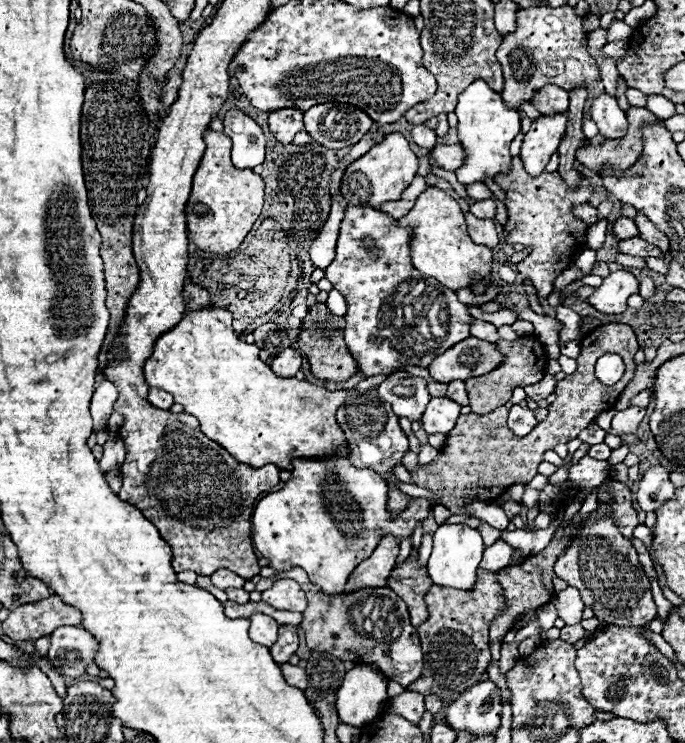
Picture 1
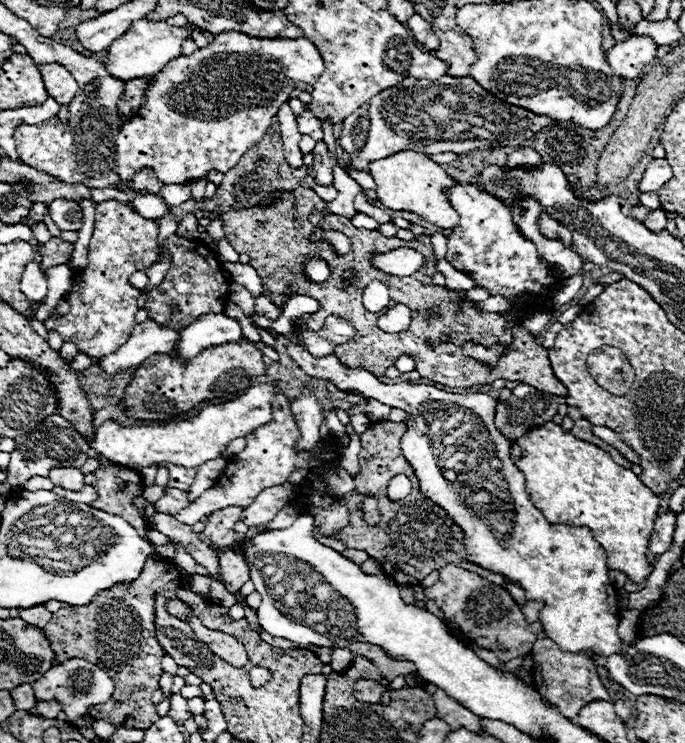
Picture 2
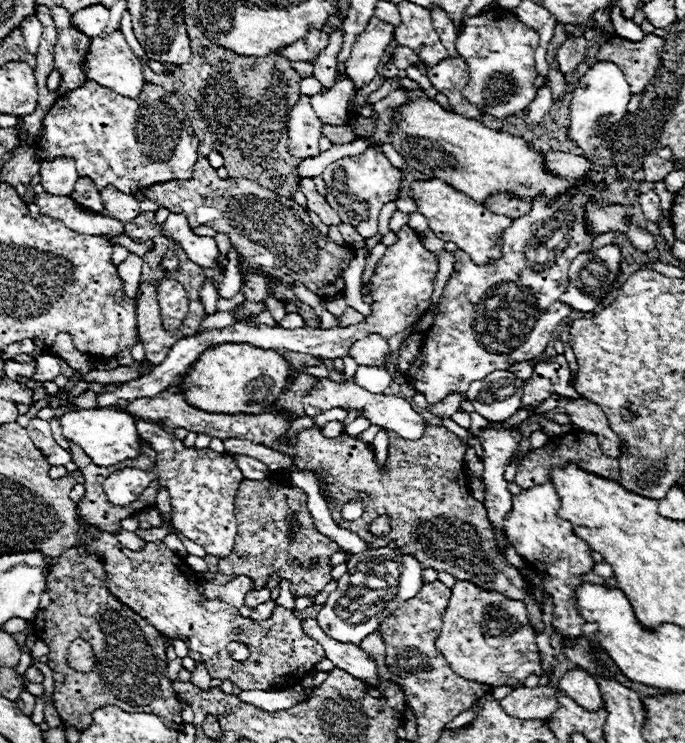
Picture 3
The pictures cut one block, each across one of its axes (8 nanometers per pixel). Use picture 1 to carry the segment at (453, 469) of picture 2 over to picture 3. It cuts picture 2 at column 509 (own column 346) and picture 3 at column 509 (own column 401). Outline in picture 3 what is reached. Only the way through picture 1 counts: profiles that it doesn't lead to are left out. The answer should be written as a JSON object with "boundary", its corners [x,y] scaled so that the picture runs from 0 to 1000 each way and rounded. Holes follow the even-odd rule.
{"boundary":[[[797,649],[788,654],[777,654],[749,668],[747,677],[747,686],[739,694],[739,721],[753,746],[785,770],[794,794],[809,805],[809,848],[820,859],[826,859],[826,869],[838,869],[841,861],[850,856],[850,843],[855,840],[841,818],[841,791],[850,789],[850,775],[864,770],[870,759],[861,748],[864,738],[838,719],[832,703],[815,697],[812,689],[818,684],[818,670],[809,662],[806,651]]]}

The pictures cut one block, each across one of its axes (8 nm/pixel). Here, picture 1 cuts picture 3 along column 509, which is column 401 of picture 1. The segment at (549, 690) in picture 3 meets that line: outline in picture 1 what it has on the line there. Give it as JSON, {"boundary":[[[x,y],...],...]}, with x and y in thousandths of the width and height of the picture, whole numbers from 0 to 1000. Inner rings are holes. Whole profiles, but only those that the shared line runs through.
{"boundary":[[[590,929],[584,937],[569,939],[564,948],[564,958],[578,958],[607,977],[613,974],[619,956],[622,956],[619,953],[619,937],[610,931],[599,931],[599,929]]]}

